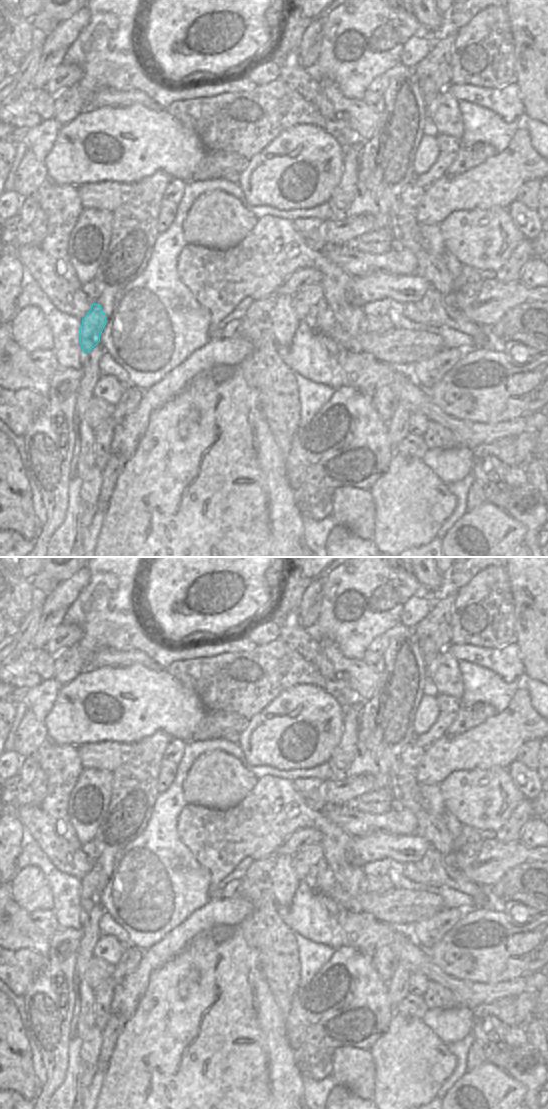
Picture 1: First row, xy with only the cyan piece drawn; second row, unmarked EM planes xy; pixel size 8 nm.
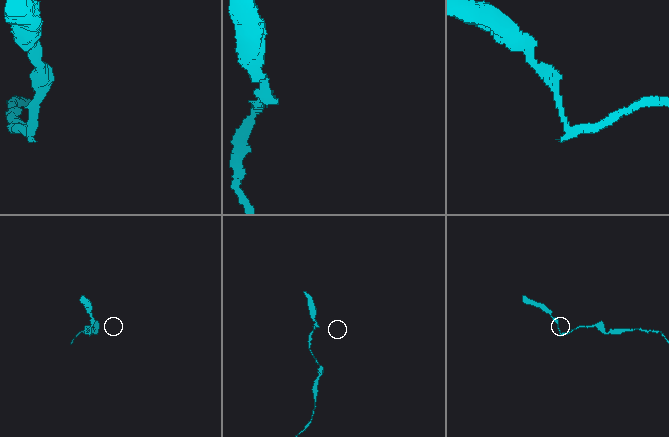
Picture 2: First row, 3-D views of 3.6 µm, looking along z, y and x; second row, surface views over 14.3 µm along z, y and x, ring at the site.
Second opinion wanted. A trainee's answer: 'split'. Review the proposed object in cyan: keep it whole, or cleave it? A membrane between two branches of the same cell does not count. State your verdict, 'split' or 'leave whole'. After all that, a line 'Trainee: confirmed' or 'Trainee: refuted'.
split
Trainee: confirmed

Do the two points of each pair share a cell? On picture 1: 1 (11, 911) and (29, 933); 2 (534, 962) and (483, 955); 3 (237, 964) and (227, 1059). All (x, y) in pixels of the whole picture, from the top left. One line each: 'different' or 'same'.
1: same
2: same
3: same

